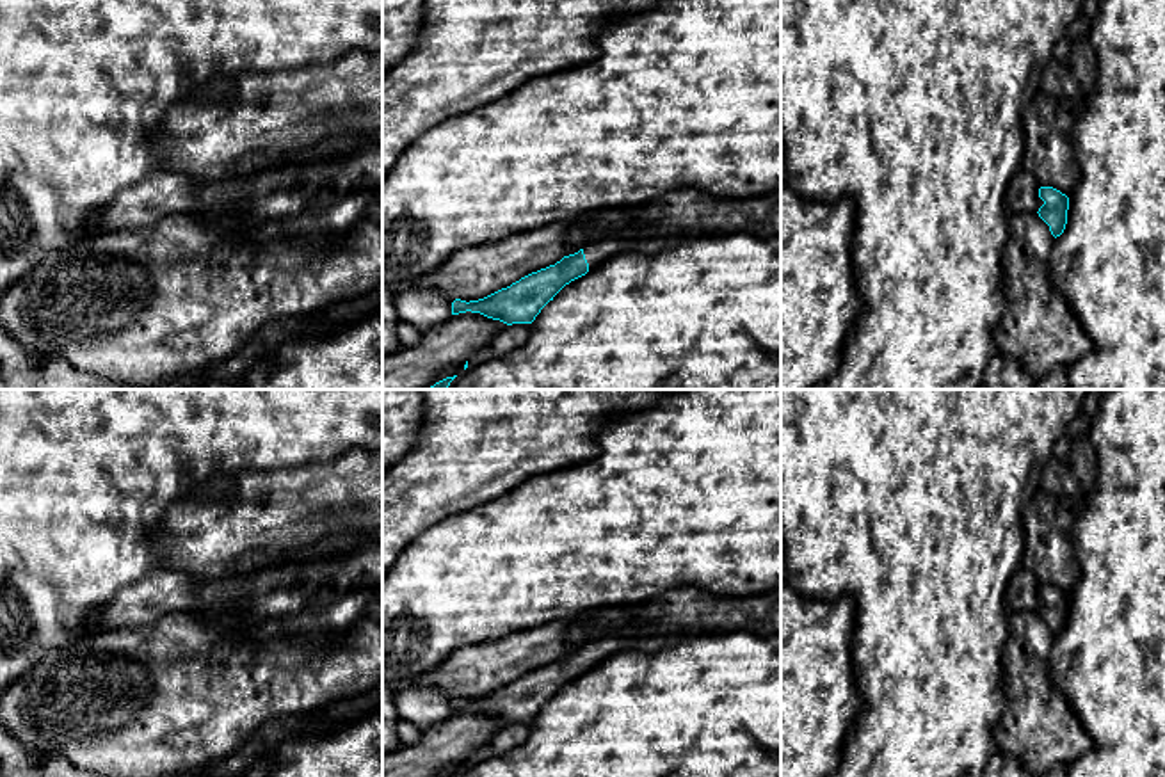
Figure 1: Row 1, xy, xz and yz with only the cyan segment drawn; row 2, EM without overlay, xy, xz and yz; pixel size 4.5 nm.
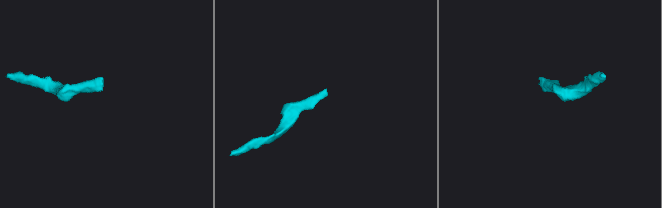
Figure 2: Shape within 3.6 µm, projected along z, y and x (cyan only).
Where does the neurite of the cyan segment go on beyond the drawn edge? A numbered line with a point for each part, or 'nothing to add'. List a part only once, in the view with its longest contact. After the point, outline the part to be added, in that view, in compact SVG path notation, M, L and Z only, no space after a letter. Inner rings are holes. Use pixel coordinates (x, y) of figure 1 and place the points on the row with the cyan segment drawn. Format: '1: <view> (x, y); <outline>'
1: xz (637, 237); M631 224L583 247L589 270L619 252L658 252L662 249L710 235L669 235L653 224Z

